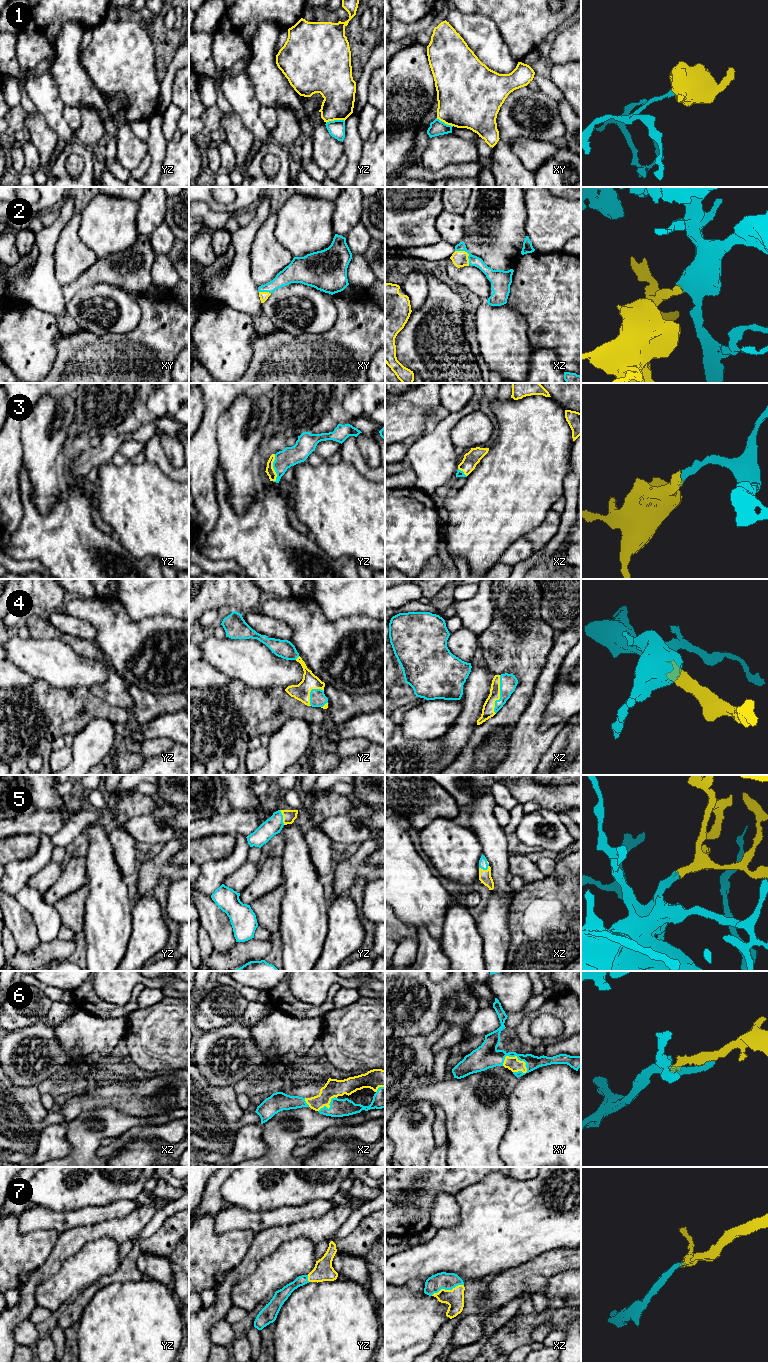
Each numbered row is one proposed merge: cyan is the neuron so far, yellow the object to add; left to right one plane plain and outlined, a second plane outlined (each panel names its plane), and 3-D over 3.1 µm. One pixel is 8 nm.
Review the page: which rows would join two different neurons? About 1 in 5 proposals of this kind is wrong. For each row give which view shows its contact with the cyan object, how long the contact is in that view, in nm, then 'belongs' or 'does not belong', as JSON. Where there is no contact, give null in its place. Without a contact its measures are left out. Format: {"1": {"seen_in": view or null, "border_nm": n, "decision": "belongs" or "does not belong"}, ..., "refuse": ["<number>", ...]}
{"1": {"seen_in": "yz", "border_nm": 150, "decision": "does not belong"}, "2": {"seen_in": "xz", "border_nm": 170, "decision": "belongs"}, "3": {"seen_in": "yz", "border_nm": 220, "decision": "belongs"}, "4": {"seen_in": "xz", "border_nm": 320, "decision": "belongs"}, "5": {"seen_in": "xz", "border_nm": 90, "decision": "belongs"}, "6": {"seen_in": "xy", "border_nm": 220, "decision": "belongs"}, "7": {"seen_in": "xz", "border_nm": 280, "decision": "belongs"}, "refuse": ["1"]}

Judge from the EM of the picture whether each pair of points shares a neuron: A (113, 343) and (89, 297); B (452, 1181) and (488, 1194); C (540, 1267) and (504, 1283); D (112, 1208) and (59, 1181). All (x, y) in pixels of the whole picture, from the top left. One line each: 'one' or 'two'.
A: two
B: two
C: one
D: two

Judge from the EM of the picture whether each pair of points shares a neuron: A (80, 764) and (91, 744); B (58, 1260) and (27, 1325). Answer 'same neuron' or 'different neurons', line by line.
A: same neuron
B: different neurons

